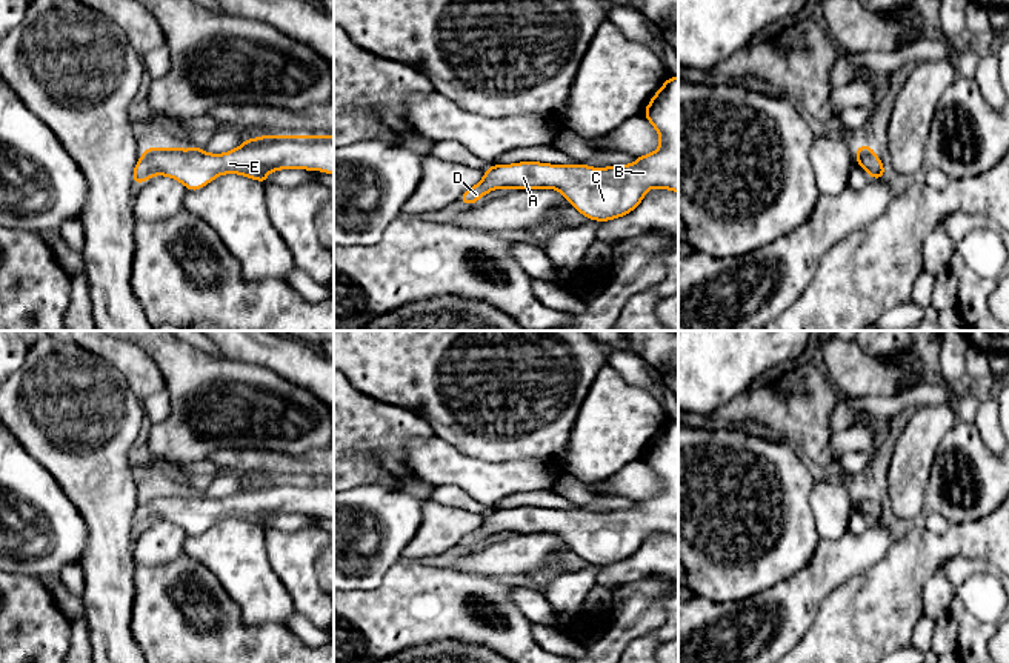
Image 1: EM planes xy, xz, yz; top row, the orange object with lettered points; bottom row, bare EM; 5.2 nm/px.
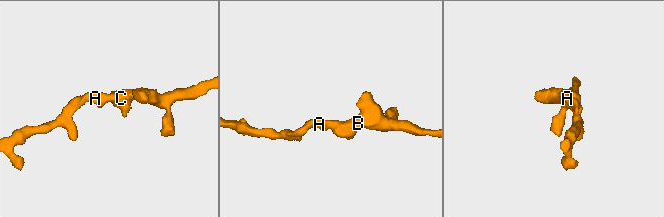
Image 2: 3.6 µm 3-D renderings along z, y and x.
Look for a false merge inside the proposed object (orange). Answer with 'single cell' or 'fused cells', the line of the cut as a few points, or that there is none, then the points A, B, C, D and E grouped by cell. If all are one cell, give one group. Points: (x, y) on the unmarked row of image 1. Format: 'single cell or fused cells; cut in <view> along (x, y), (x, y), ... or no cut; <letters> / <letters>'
single cell; no cut; A B C D E

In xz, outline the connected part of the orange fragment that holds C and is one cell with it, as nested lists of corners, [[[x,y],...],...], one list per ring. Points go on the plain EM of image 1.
[[[668,421],[644,454],[644,461],[657,474],[660,492],[648,500],[638,500],[635,508],[608,512],[588,509],[549,509],[540,506],[518,506],[514,509],[492,509],[483,523],[465,535],[458,545],[475,549],[485,538],[504,534],[555,534],[584,561],[608,566],[632,557],[651,532],[678,537],[678,421]]]

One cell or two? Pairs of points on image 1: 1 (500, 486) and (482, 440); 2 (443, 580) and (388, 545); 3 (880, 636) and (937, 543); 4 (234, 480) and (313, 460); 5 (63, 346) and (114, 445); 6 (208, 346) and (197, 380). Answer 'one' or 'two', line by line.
1: two
2: two
3: one
4: two
5: one
6: two

